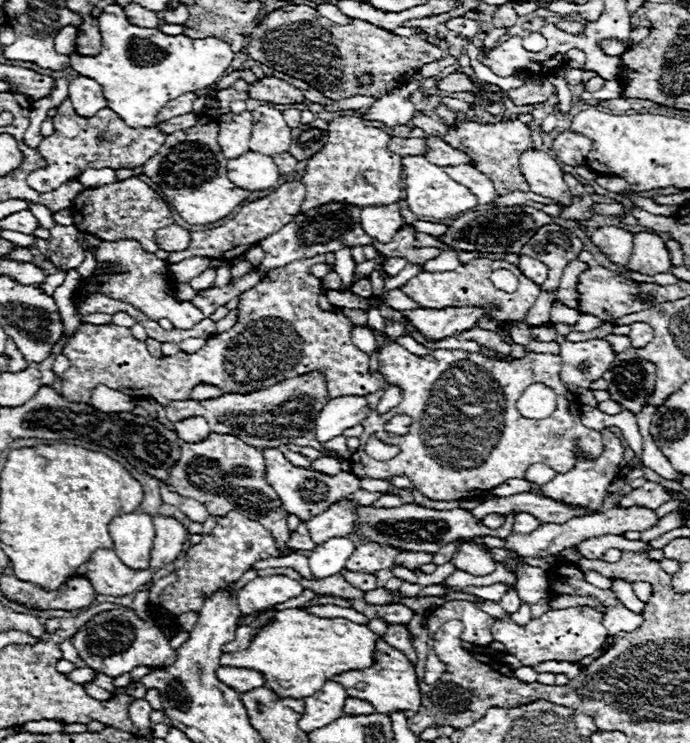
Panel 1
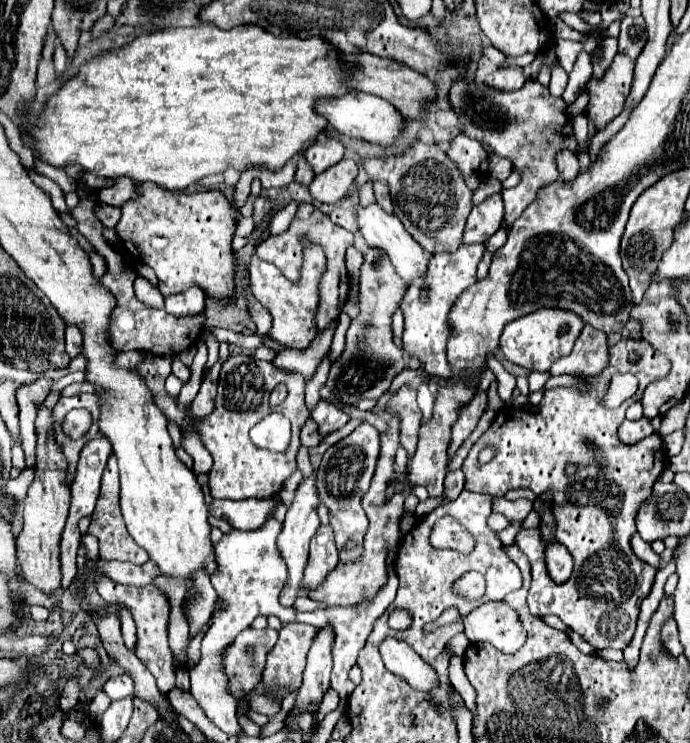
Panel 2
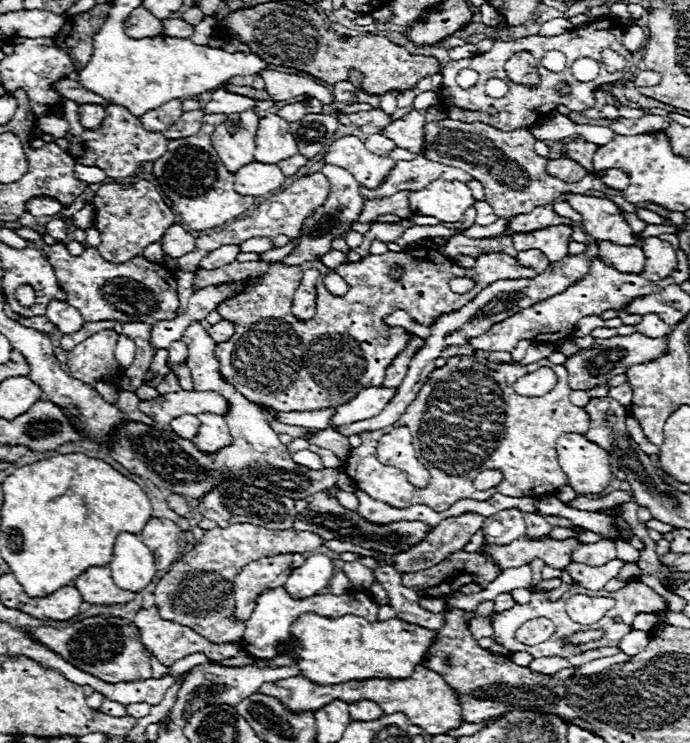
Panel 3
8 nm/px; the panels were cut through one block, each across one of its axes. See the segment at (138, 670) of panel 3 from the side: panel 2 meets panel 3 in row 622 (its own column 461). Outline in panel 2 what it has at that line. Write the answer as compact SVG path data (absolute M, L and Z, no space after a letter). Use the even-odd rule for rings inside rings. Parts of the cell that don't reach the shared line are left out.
M458 76L450 86L450 106L462 122L462 134L484 144L488 152L500 158L508 158L512 168L520 174L518 186L502 190L506 206L504 220L508 224L512 224L530 202L534 202L536 192L542 186L554 182L554 178L558 180L554 156L560 150L566 148L574 152L574 156L580 154L570 116L564 112L566 102L562 98L552 98L548 88L544 88L540 82L526 82L520 90L504 92L490 88L484 82Z

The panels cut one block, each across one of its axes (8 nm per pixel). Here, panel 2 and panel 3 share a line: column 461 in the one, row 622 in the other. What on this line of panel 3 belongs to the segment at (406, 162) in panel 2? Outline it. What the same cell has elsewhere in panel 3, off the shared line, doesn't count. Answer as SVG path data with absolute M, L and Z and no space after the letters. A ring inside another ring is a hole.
M234 524L230 528L204 530L204 538L188 554L182 554L178 562L172 564L154 588L154 602L164 620L182 624L204 636L214 644L238 642L242 640L244 622L234 618L234 578L250 562L278 556L278 554L296 554L312 552L322 544L320 536L312 532L296 530L268 530L254 524Z

